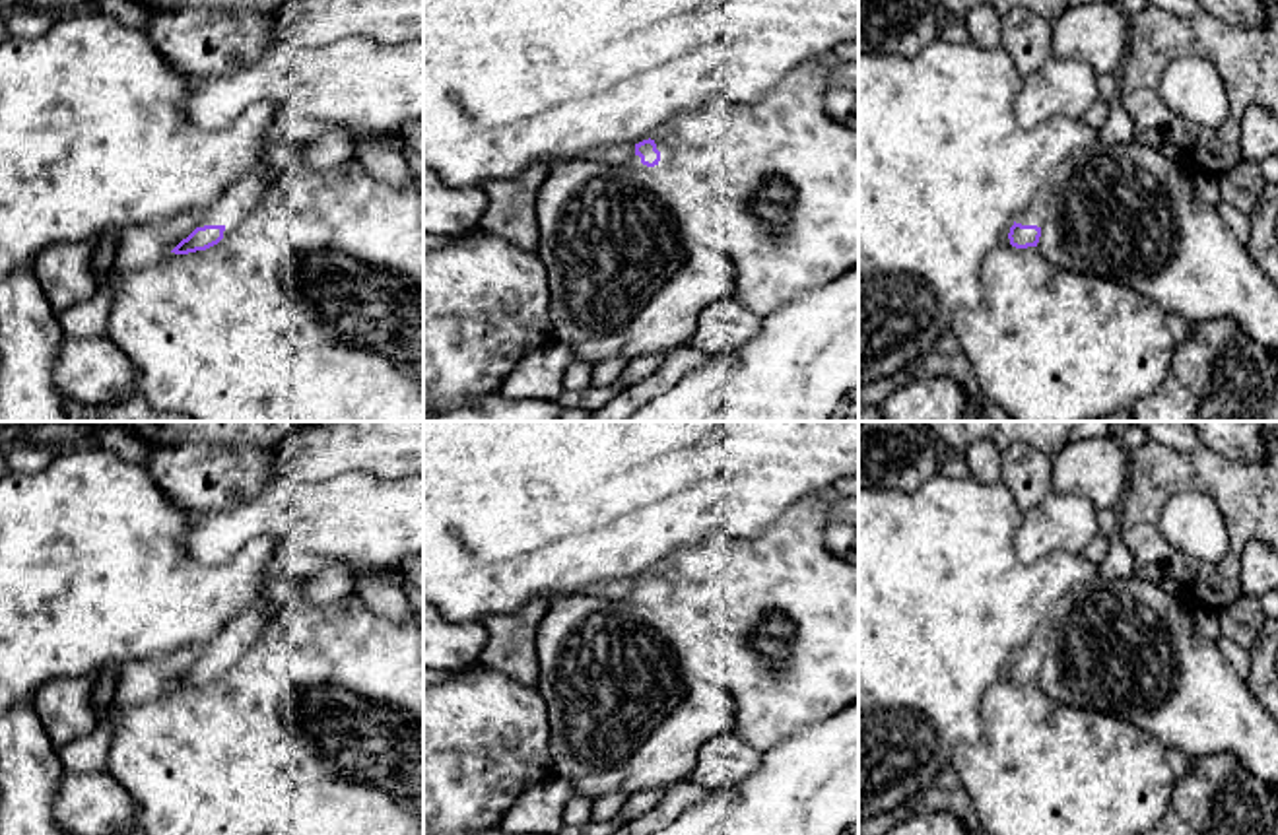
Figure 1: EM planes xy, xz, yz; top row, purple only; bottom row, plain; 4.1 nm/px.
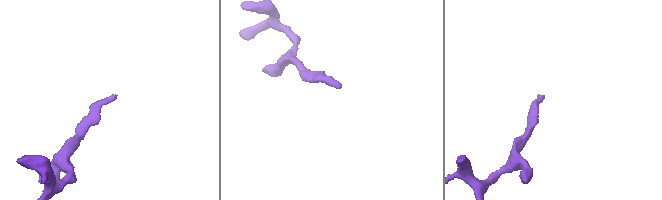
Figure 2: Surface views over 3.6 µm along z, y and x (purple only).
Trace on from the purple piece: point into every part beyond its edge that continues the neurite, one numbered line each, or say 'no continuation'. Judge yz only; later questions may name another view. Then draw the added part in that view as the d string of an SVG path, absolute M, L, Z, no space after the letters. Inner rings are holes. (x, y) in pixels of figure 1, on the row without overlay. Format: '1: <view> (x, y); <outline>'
1: yz (1034, 649); M1043 621L1035 629L1033 637L1018 651L1016 658L1041 662L1045 641L1047 641L1047 621Z

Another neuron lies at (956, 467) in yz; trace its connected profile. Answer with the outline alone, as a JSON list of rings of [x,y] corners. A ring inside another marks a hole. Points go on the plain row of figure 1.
[[[952,452],[944,462],[938,464],[938,472],[946,474],[948,478],[971,478],[971,470],[967,466],[965,454]]]

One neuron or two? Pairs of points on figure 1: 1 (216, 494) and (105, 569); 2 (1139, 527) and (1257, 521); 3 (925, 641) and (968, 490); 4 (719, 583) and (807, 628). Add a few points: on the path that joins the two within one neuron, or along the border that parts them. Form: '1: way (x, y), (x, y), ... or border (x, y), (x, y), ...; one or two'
1: border (152, 478), (185, 511); two
2: way (1160, 494), (1174, 480), (1216, 480), (1224, 488); one
3: way (925, 604), (925, 583), (946, 544), (964, 527); one
4: way (742, 583), (766, 583), (787, 604); one

